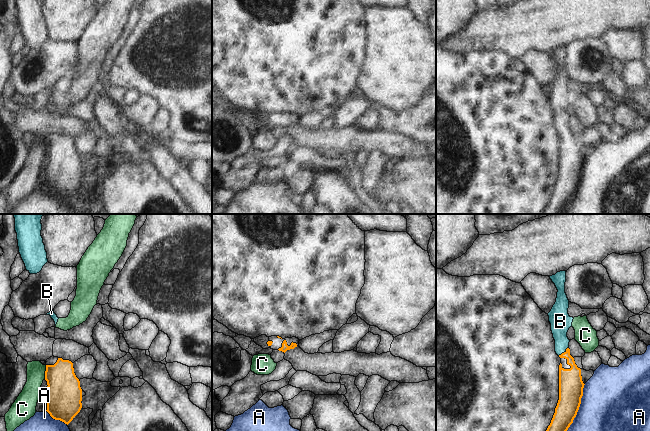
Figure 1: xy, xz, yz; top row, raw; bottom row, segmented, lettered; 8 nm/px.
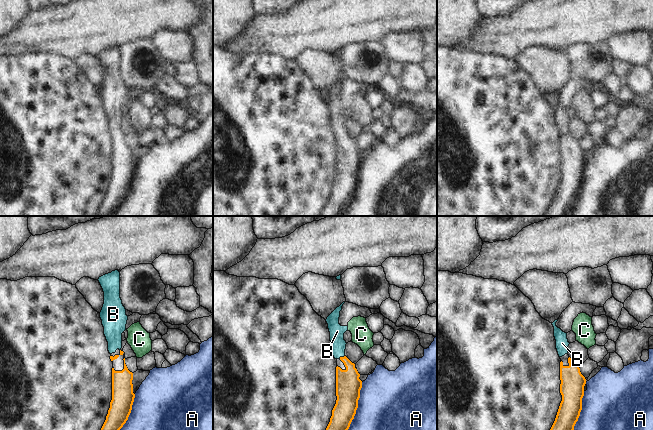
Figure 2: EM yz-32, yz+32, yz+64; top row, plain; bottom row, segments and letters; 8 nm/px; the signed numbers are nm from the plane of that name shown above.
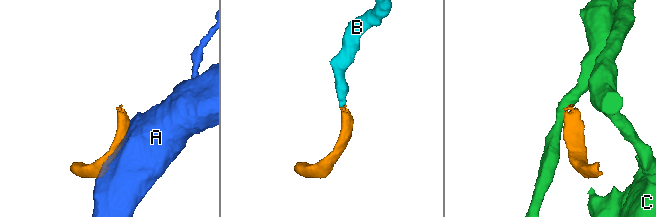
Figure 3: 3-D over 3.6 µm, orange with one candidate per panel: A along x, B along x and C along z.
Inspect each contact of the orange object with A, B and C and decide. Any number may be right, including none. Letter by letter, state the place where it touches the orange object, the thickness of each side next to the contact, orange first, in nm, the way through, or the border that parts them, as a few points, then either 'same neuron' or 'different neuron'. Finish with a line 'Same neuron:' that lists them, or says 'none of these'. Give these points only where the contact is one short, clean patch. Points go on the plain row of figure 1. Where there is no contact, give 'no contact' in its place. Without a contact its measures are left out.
A: meets orange in yz at (577, 187); 190 nm thick on the orange side, 500 nm on the other; different neuron
B: meets orange in yz at (564, 128); 190 nm thick on the orange side, 160 nm on the other; runs through yz (570, 156), (572, 139), (564, 128), (560, 98); same neuron
C: meets orange in xy at (45, 148); 280 nm thick on the orange side, 160 nm on the other; border along xy (46, 141), (44, 154); different neuron
Same neuron: B

